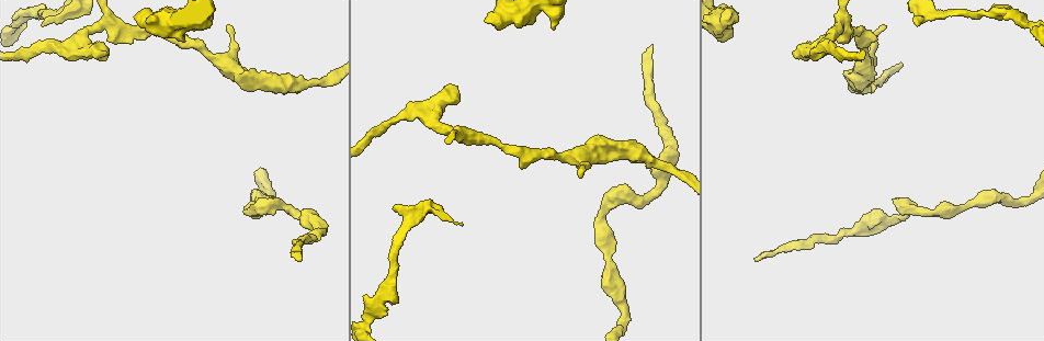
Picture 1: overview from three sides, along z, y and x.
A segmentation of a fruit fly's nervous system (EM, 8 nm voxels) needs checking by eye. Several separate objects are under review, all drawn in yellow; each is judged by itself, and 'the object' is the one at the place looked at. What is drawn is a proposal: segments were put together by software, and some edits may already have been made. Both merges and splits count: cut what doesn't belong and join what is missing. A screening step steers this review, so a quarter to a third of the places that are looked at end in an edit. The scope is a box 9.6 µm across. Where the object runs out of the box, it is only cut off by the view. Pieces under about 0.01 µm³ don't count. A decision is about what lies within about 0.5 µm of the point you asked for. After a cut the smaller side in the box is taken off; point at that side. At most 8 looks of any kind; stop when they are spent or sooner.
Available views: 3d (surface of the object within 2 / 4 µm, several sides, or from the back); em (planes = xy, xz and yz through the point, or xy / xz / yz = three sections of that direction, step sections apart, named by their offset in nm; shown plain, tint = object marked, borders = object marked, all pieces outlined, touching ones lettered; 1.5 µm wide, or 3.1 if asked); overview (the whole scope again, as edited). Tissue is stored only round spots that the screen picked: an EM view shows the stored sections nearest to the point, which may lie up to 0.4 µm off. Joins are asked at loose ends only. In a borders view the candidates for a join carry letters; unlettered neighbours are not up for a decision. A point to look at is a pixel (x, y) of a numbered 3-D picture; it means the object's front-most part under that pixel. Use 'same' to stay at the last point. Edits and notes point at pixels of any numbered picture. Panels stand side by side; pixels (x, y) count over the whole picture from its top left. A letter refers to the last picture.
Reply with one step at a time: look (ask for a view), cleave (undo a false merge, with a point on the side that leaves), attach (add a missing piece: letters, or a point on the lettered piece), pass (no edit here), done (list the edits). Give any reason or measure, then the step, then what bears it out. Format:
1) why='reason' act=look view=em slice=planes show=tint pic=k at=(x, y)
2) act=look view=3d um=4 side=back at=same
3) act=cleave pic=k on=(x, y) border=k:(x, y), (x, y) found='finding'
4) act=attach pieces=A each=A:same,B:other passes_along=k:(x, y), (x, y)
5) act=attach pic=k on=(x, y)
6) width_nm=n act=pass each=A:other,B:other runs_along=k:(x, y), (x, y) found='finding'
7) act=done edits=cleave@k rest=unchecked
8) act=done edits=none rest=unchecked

why='an open end' act=look view=3d um=2 pic=1 at=(886, 26)

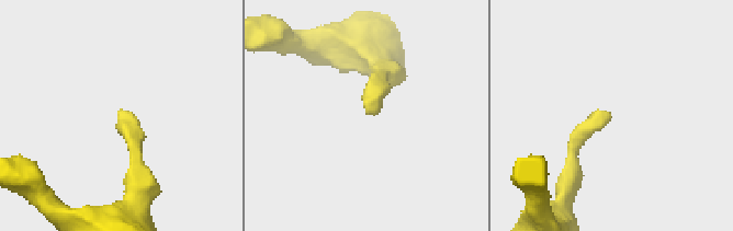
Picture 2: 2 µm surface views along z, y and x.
why='now the EM' act=look view=em slice=xy step=8 show=borders pic=2 at=(121, 115)

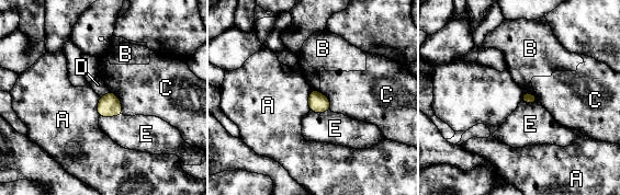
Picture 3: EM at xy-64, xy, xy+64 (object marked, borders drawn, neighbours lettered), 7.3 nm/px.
why='cut it another way' act=look view=em slice=planes show=borders at=same

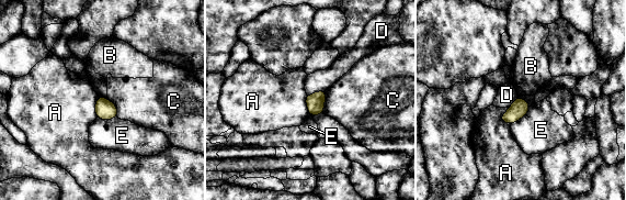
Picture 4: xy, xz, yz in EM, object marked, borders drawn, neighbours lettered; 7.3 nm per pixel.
width_nm=120 act=pass each=A:other,B:other,C:other,D:other,E:other border=4:(510, 107), (501, 117), (509, 124) found='no lettered piece goes on from it'

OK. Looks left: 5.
why='branch stops here' act=look view=3d um=4 side=back pic=1 at=(917, 24)

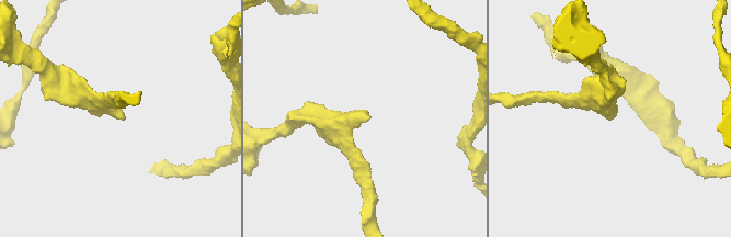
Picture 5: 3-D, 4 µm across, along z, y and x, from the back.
why='now the EM' act=look view=em slice=planes show=borders pic=5 at=(608, 116)

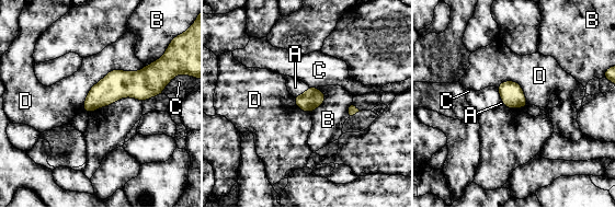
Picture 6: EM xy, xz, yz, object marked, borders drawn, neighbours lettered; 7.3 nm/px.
act=attach pieces=A each=A:same,B:other,C:other,D:other passes_along=6:(312, 97), (302, 94), (295, 87) found='the neuron continues'

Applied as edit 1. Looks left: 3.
act=look view=3d um=2 pic=1 at=(457, 89)

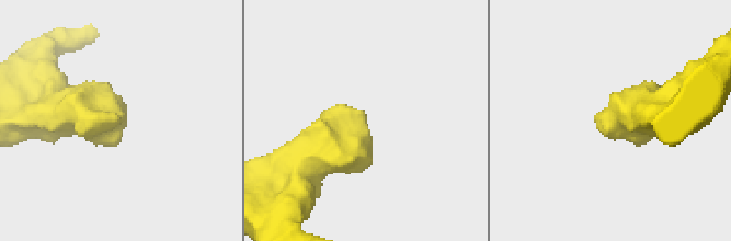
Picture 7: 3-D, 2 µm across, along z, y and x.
why='need the tissue' act=look view=em slice=yz step=8 show=borders pic=7 at=(119, 119)

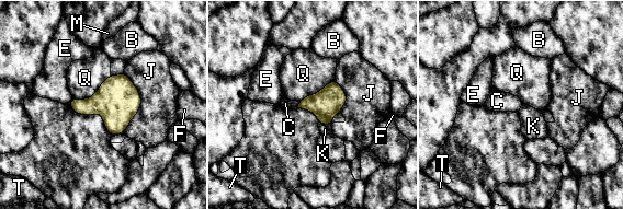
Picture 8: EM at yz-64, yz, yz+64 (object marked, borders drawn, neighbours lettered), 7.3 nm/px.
act=pass each=B:other,C:other,E:other,F:other,J:other,K:other,M:other,Q:other,T:other border=8:(318, 122), (330, 126) found='none of them fits'

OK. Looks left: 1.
act=done edits=attach@6 rest=unchecked

